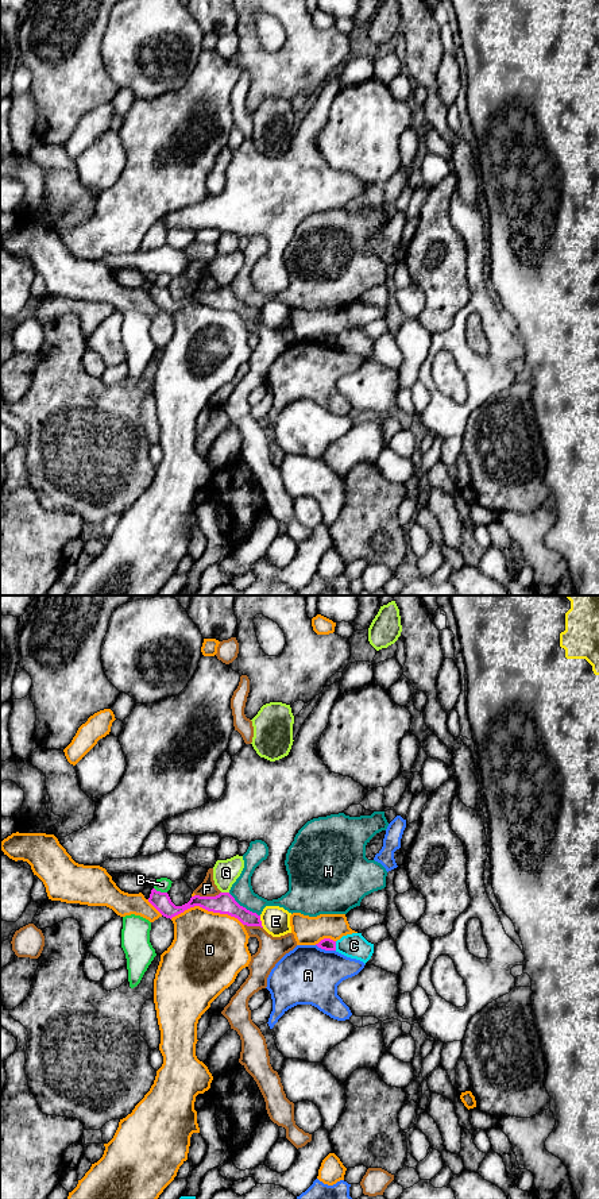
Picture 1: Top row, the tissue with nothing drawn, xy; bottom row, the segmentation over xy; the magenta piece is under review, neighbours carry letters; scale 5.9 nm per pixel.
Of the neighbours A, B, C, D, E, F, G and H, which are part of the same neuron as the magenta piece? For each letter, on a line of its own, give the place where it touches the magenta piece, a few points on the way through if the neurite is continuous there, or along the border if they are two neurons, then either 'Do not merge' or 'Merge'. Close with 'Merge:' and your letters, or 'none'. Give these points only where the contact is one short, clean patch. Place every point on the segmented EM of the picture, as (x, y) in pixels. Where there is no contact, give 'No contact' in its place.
A: Touches magenta at xy (325, 949). Do not merge
B: Touches magenta at xy (159, 891). Boundary: xy (154, 887), (166, 893). Do not merge
C: Touches magenta at xy (335, 945). Boundary: xy (335, 941), (336, 949). Do not merge
D: Touches magenta at xy (207, 909). Do not merge
E: Touches magenta at xy (261, 921). Do not merge
F: Touches magenta at xy (208, 897). Do not merge
G: Touches magenta at xy (225, 893). Do not merge
H: Touches magenta at xy (244, 908). Boundary: xy (228, 893), (240, 905), (259, 916). Do not merge
Merge: none

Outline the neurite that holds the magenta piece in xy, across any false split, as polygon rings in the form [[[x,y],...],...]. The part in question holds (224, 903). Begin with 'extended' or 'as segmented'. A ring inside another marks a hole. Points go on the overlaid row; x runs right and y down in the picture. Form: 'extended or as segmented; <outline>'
as segmented; [[[151,890],[148,902],[166,918],[173,918],[185,910],[200,906],[208,911],[228,914],[237,918],[247,926],[262,926],[260,915],[240,906],[229,892],[220,892],[216,897],[194,895],[182,906],[175,906],[167,892]]]

